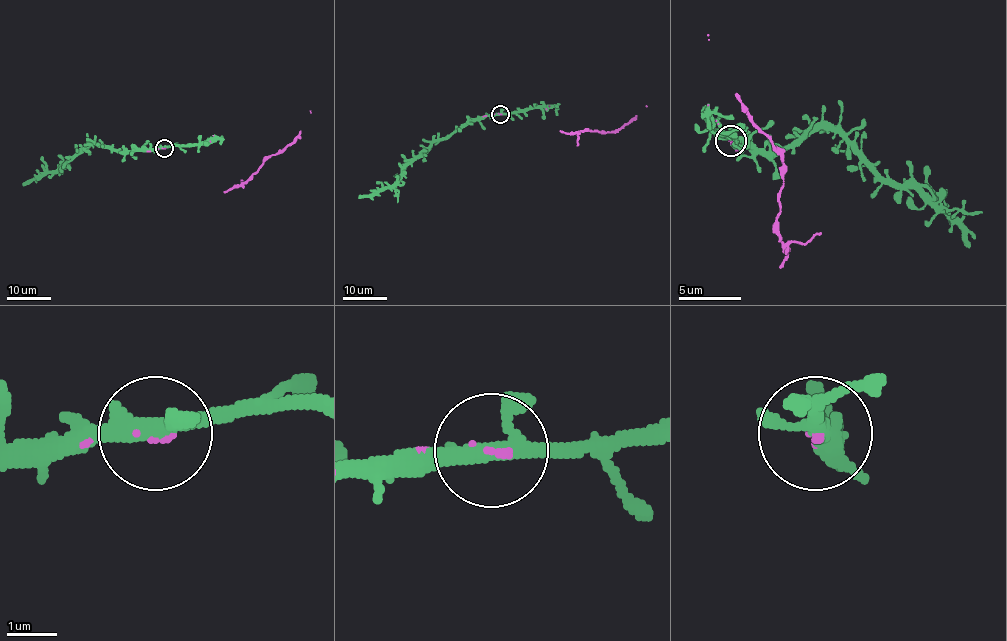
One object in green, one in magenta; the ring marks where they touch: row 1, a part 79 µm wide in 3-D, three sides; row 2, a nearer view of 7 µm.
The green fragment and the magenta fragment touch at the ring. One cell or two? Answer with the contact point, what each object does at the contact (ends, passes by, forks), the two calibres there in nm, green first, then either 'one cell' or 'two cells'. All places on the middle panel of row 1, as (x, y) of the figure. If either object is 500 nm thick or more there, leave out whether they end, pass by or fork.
(500, 114) | green forks | magenta ends | 320/70 nm | one cell

